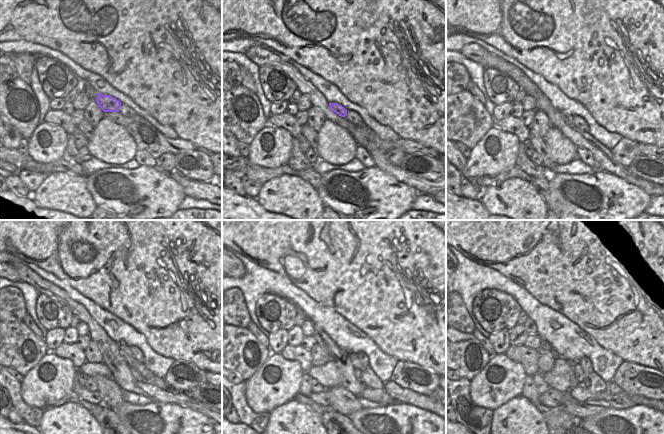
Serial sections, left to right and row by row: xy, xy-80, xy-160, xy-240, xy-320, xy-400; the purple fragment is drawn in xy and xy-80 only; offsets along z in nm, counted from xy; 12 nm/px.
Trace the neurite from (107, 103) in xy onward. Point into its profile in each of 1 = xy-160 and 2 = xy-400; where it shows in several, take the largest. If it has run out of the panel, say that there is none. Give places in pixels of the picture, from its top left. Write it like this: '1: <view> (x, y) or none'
1: xy-160 (567, 118)
2: xy-400 (593, 382)

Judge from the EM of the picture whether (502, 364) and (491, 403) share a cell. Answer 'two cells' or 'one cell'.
one cell

